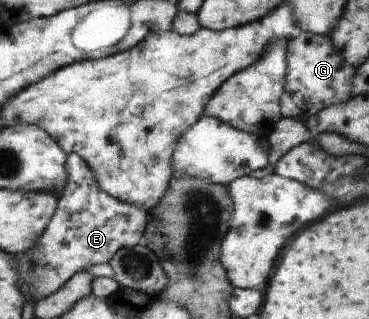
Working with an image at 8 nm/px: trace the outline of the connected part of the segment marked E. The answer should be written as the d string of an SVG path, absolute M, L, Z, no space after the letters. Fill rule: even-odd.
M70 152L67 156L67 184L60 191L61 198L57 204L57 210L42 234L39 242L26 254L16 255L19 264L19 287L27 296L34 296L35 301L56 292L64 286L69 278L87 266L107 263L112 255L122 247L130 248L143 243L143 232L146 226L147 212L136 205L122 202L109 194L106 194L96 182L94 173L88 163L81 156Z

